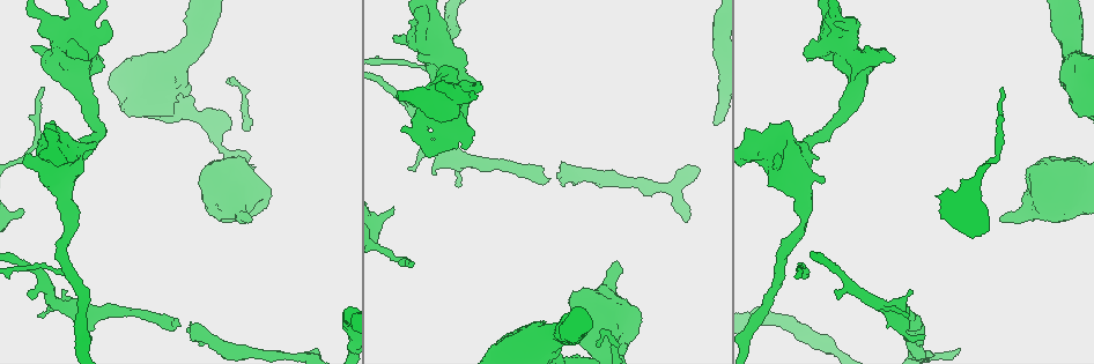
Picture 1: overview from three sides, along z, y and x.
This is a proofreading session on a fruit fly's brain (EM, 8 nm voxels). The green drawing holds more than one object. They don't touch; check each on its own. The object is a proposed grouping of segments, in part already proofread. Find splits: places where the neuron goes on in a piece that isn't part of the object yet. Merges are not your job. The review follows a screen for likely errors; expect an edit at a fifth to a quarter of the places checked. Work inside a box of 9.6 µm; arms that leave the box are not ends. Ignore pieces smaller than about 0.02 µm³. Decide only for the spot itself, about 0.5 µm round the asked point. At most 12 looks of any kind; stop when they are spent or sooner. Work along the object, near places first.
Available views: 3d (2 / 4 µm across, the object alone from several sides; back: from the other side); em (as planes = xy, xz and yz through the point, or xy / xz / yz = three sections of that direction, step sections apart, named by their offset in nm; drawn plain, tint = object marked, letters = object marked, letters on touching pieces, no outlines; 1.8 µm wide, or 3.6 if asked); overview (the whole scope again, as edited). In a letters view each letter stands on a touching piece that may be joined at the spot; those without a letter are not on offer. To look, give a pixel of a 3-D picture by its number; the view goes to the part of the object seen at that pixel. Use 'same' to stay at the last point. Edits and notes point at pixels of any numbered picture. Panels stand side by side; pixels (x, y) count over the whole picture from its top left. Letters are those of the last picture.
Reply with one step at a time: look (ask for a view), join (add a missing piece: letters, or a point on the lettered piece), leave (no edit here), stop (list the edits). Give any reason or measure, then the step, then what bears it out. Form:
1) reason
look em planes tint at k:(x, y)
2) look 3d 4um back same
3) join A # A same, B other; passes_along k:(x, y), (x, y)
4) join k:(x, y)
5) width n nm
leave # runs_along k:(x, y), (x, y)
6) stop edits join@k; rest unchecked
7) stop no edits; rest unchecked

stops while still wide
look em planes plain at 1:(66, 290)

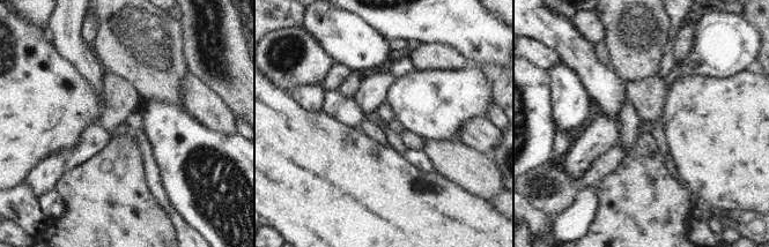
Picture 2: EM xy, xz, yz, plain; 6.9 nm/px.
see the neighbours
look em planes letters same

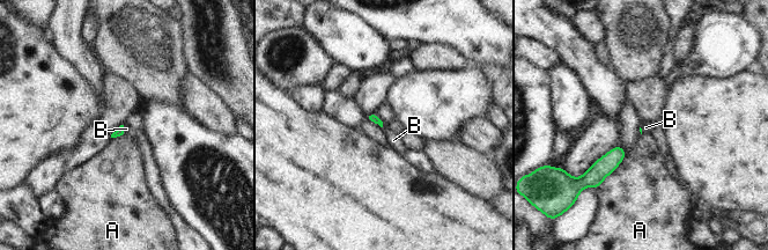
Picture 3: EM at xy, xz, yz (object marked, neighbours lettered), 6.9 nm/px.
join B # A other, B same; the neuron continues

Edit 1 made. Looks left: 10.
free end
look em planes letters at 1:(178, 325)

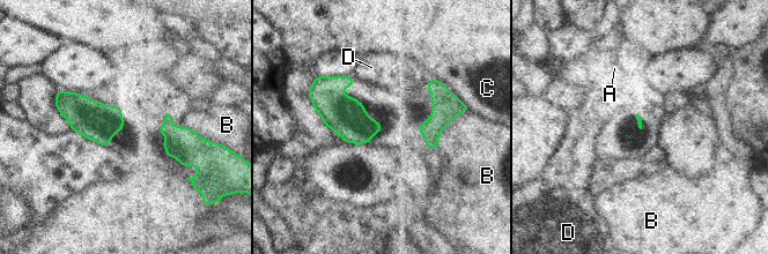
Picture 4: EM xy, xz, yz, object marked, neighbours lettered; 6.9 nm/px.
leave # A other, B other, C other, D other; border 4:(460, 113), (436, 149), (425, 146); none of them fits

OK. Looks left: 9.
free end
look em planes tint at 1:(244, 218)

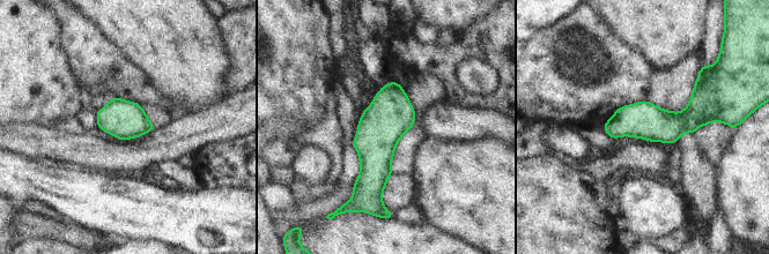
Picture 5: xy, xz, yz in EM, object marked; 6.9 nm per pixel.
what lies round it
look em planes letters same

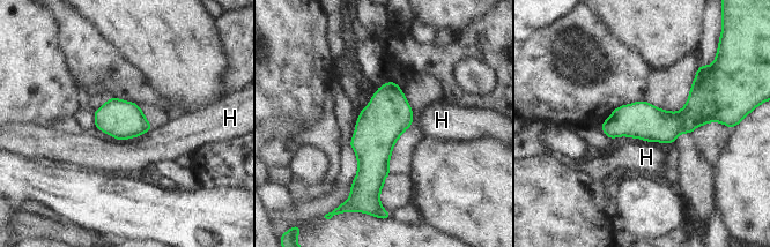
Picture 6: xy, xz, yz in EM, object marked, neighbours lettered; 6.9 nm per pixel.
leave # H other; border 6:(153, 128), (147, 132); no lettered piece goes on from it

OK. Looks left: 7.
long arm stops here
look 3d 2um at 1:(1001, 88)

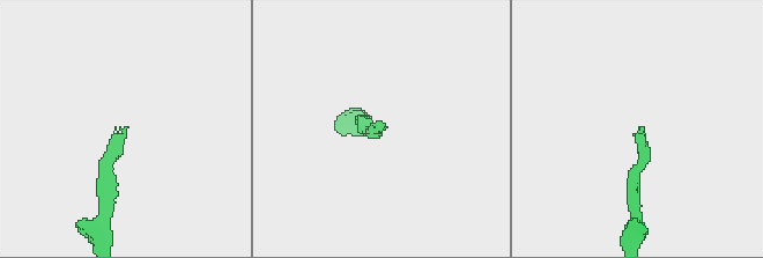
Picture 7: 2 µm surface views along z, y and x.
look em xy step 8 letters at 7:(124, 129)

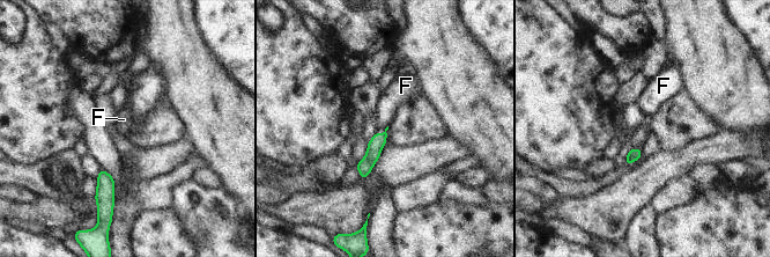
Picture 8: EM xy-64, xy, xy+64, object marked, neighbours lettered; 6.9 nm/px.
look em planes letters same

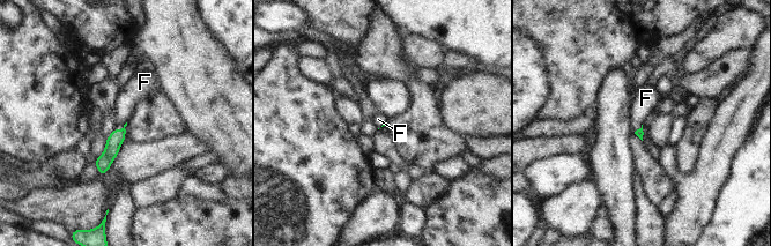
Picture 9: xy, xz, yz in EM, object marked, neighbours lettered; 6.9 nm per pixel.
join F # F same; passes_along 9:(117, 138), (121, 128), (128, 96); it goes on there

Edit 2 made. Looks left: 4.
an open end
look 3d 4um back at 1:(466, 81)

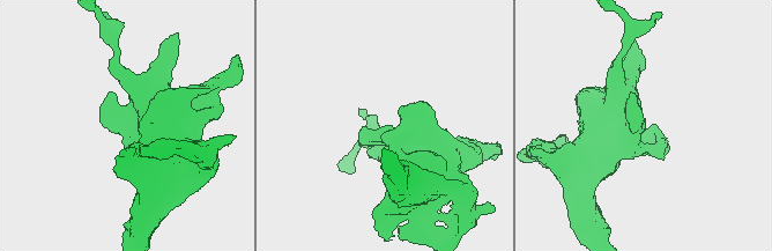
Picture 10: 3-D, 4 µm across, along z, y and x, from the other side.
arm_widths 240, 750 nm; shape alone is not enough
look em 3.6um planes letters at 10:(640, 140)

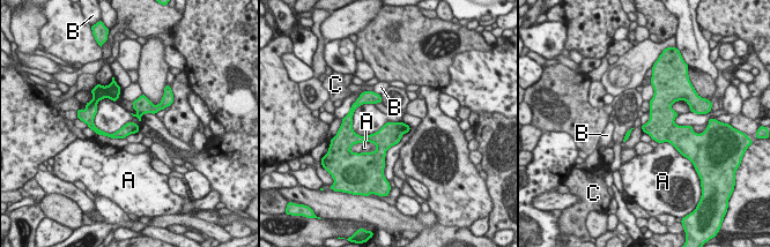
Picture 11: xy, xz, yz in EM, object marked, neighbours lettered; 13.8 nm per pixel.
longest_contact A 300 nm
leave # A other, B other, C other; border 11:(356, 143), (372, 142), (376, 150); no lettered piece goes on from it

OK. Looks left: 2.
stop edits join@3, join@9; rest unchecked

